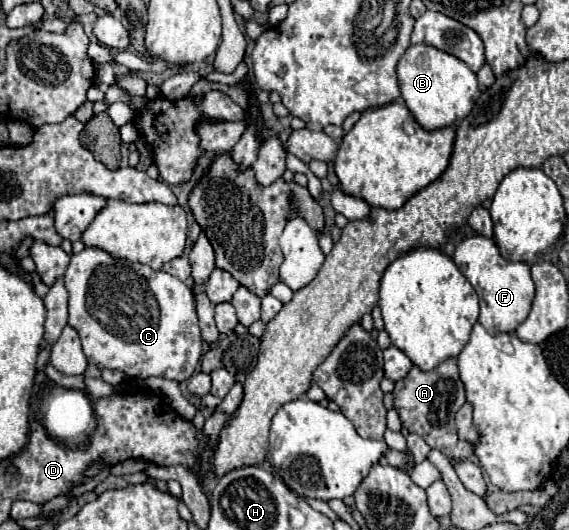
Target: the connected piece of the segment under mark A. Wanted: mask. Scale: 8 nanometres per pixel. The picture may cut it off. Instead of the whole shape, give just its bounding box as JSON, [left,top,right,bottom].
[393,358,473,460]

